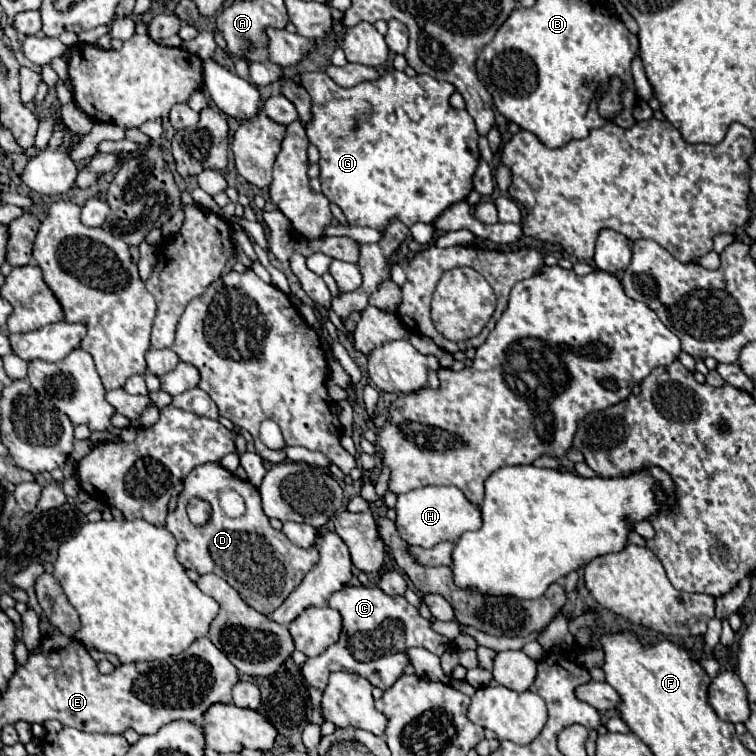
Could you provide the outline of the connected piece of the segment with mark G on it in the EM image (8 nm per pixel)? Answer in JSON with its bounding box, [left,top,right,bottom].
[300,70,480,230]

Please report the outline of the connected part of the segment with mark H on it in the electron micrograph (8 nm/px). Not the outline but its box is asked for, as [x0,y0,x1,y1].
[396,486,480,548]

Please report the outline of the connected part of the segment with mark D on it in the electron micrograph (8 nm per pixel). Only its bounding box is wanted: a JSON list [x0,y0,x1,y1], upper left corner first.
[166,462,318,616]

